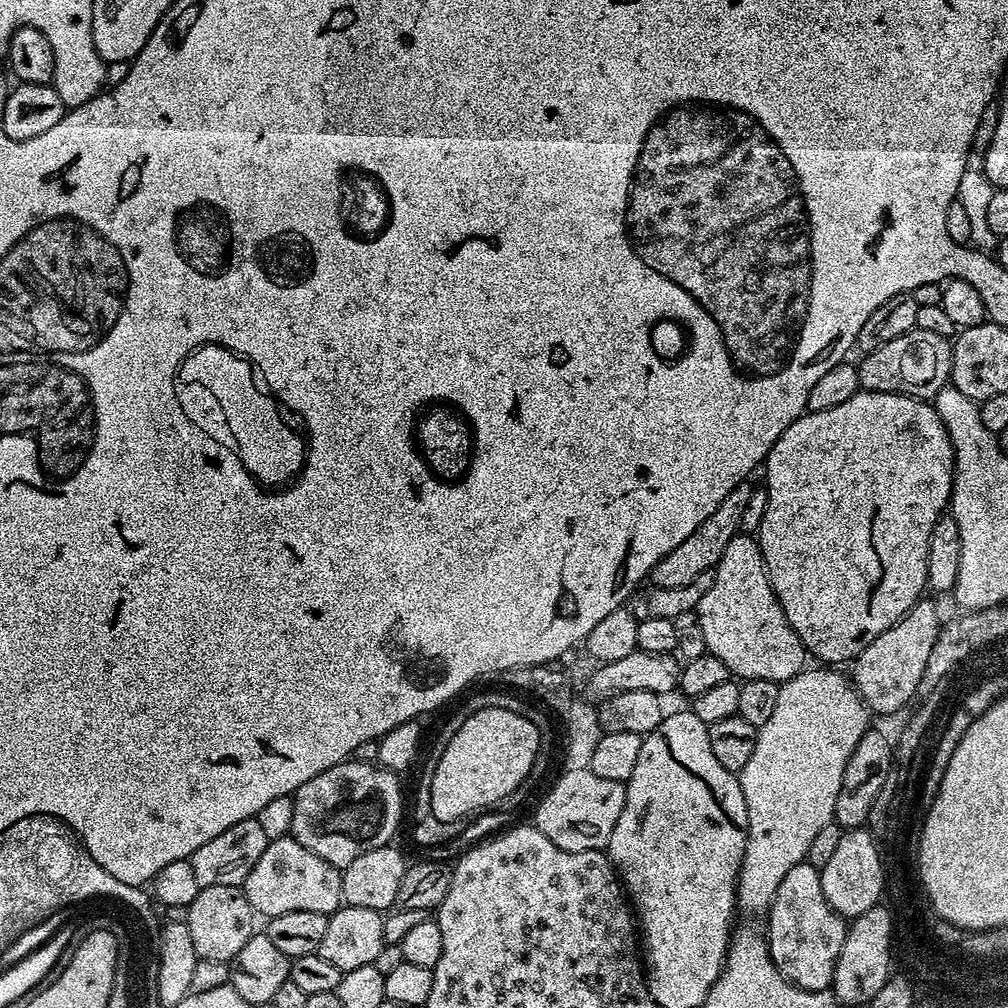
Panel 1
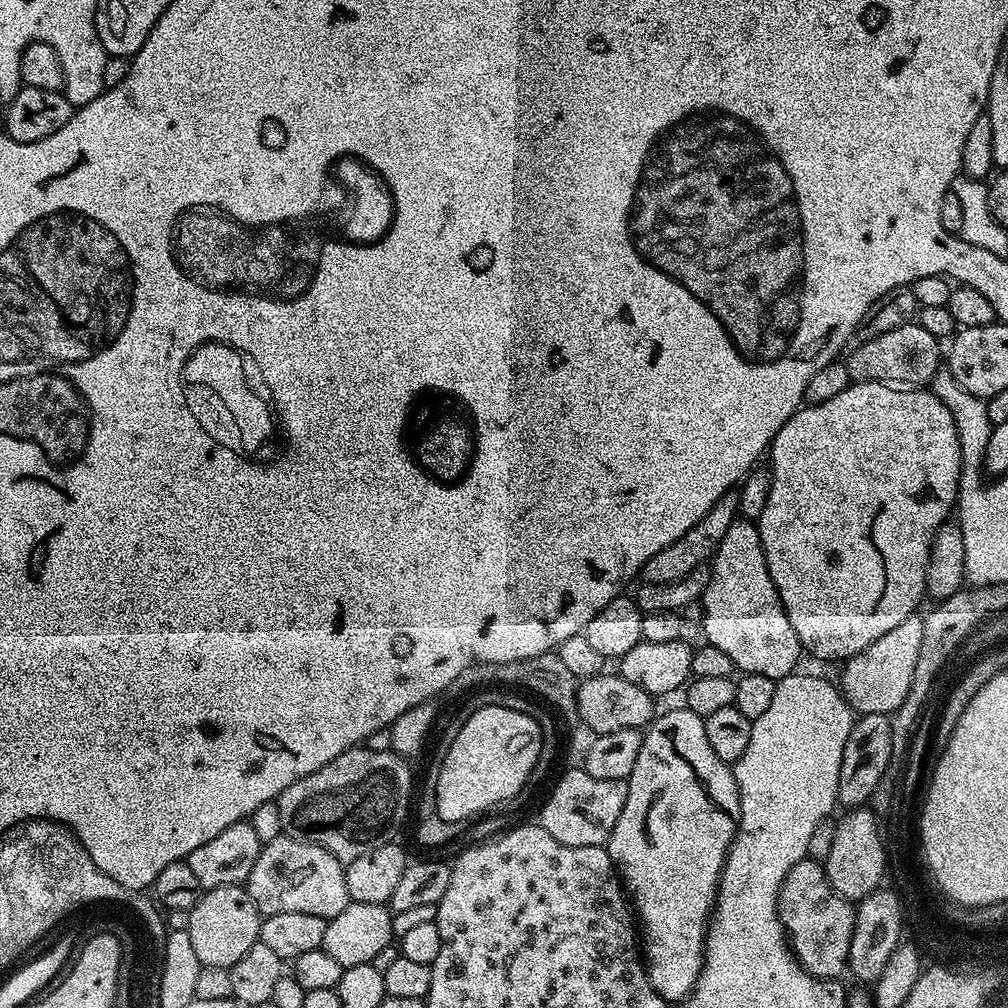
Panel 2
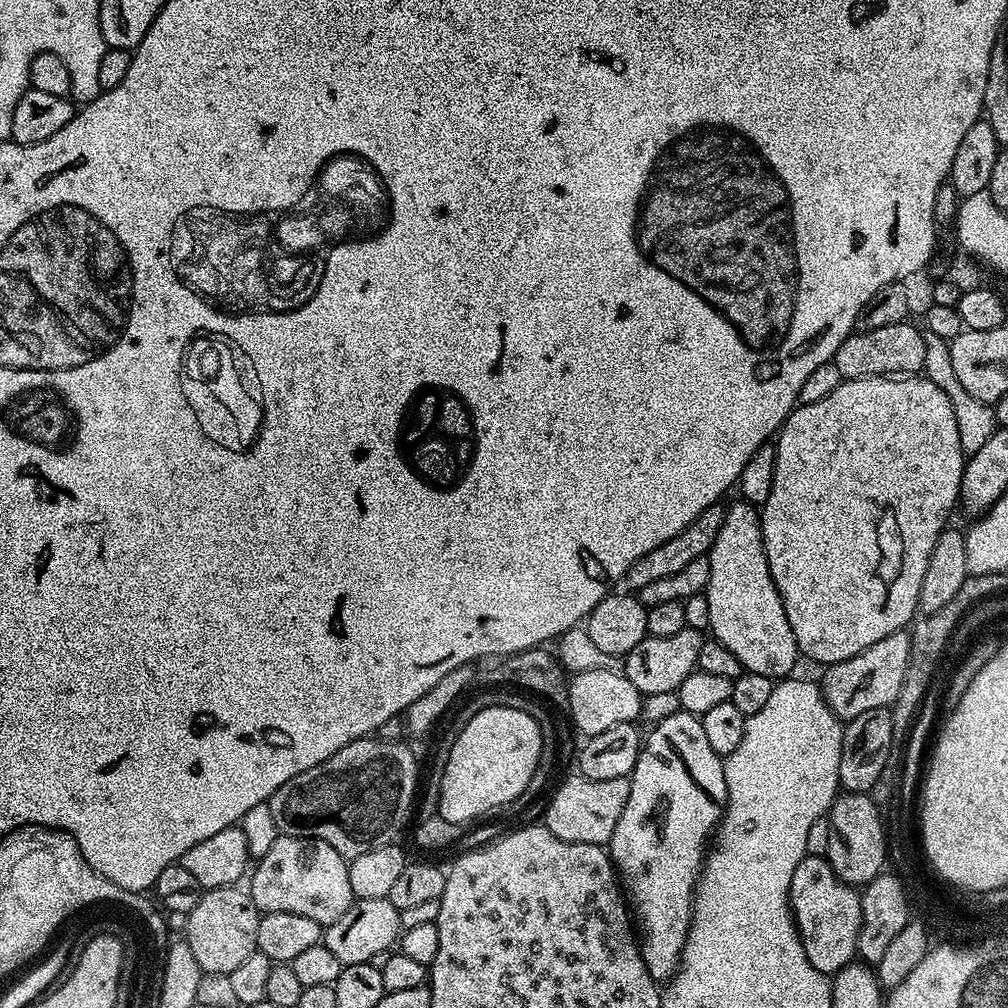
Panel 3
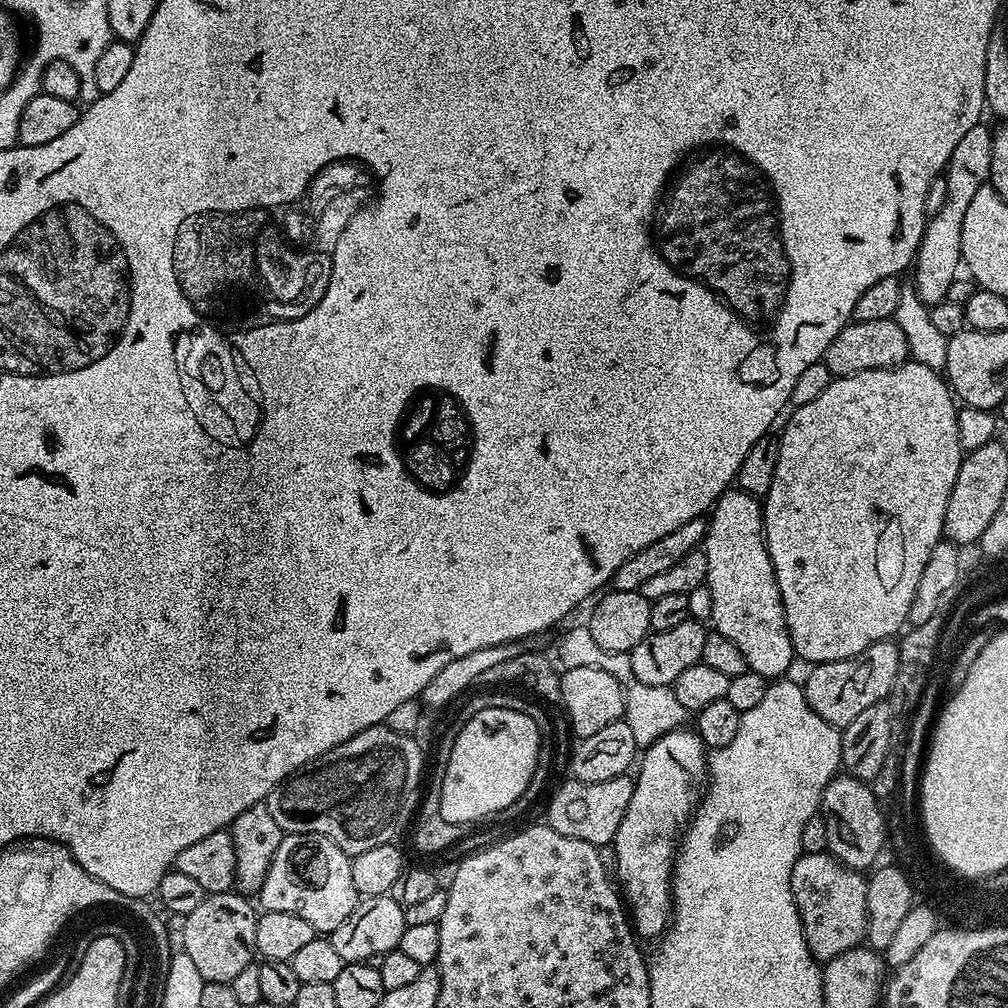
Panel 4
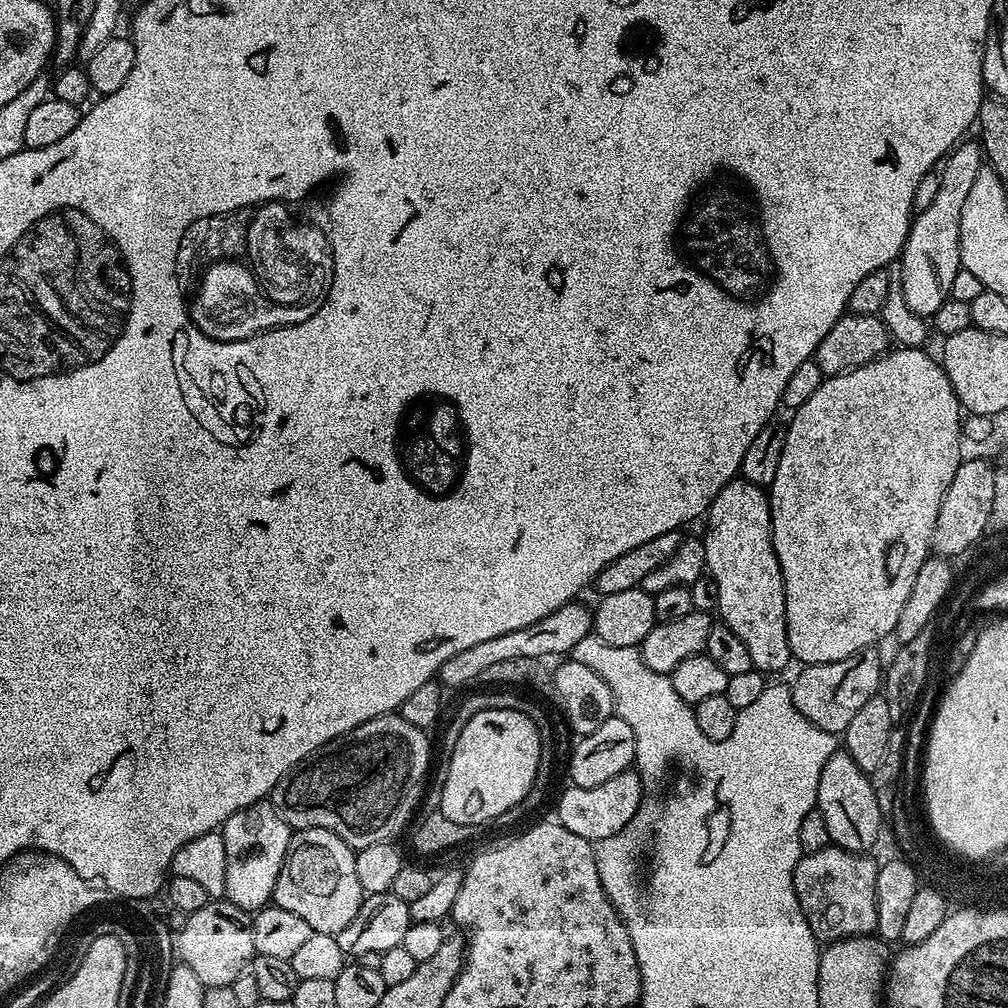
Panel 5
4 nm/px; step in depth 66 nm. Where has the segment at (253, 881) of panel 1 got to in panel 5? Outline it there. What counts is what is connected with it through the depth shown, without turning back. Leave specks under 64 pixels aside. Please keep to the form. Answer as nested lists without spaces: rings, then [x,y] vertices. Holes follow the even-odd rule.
[[[301,828],[301,831],[304,836],[299,836],[297,831],[292,833],[296,844],[290,842],[286,850],[271,903],[282,910],[290,910],[290,914],[304,912],[304,916],[316,924],[313,932],[324,928],[322,934],[332,936],[332,928],[342,930],[340,924],[348,925],[354,918],[352,912],[358,914],[358,906],[366,895],[354,870],[356,852],[330,830]]]

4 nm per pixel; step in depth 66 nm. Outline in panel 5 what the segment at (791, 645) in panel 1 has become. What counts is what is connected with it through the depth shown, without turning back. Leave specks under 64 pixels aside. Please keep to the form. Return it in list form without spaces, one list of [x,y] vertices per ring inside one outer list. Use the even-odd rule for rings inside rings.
[[[733,478],[712,500],[706,513],[708,529],[702,533],[706,550],[706,572],[716,583],[716,608],[720,611],[719,619],[750,650],[750,662],[757,672],[771,674],[780,672],[793,659],[786,630],[786,594],[782,582],[782,570],[772,545],[772,507],[768,504],[769,493],[761,485],[751,484],[743,478]]]

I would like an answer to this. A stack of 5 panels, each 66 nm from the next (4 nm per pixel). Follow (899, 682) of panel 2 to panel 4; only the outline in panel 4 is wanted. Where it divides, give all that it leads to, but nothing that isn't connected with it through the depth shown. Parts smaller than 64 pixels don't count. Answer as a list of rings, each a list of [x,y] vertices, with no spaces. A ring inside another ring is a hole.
[[[891,639],[879,640],[857,656],[815,665],[812,673],[802,680],[804,697],[818,718],[843,730],[847,724],[854,722],[854,718],[858,718],[858,714],[862,714],[862,710],[866,710],[866,706],[874,706],[874,702],[891,697],[894,674],[898,674],[899,665],[899,647]]]

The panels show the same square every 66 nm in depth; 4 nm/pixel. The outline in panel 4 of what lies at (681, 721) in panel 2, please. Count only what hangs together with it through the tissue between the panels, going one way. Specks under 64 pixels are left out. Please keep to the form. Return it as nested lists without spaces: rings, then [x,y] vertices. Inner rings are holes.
[[[681,726],[674,732],[659,736],[652,745],[643,749],[640,773],[634,776],[634,795],[630,798],[630,806],[626,806],[626,818],[622,818],[622,826],[618,826],[614,841],[614,872],[630,909],[635,931],[643,939],[645,936],[652,941],[663,937],[670,923],[670,885],[678,841],[706,791],[709,753],[695,731],[688,729],[687,732],[686,729]]]

